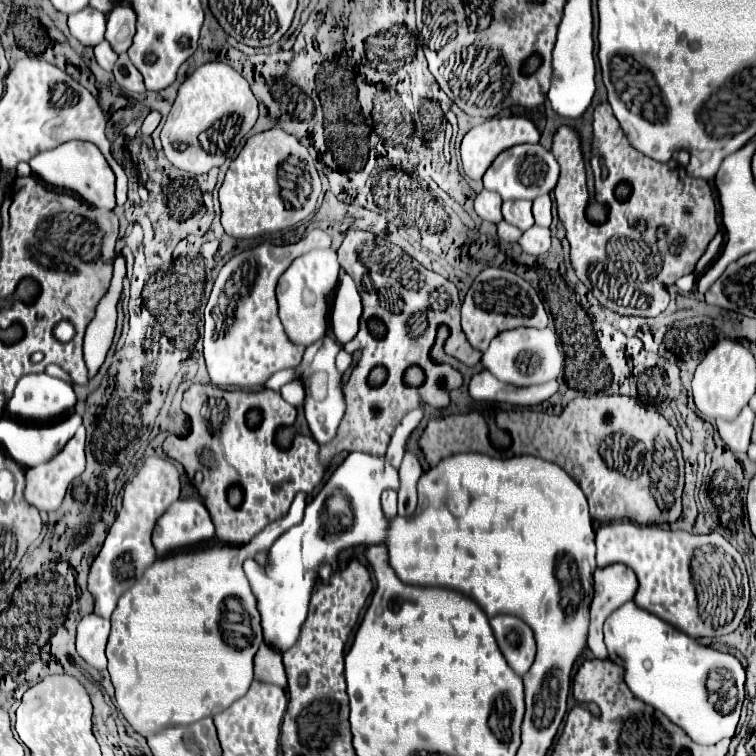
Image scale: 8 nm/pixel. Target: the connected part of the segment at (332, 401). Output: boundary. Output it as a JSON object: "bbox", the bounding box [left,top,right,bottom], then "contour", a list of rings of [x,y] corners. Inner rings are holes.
{"bbox":[296,336,346,443],"contour":[[[324,336],[322,340],[314,342],[312,346],[306,348],[302,364],[296,368],[296,374],[300,374],[304,388],[306,388],[306,400],[304,400],[304,414],[308,428],[312,432],[313,438],[319,443],[327,443],[336,435],[338,426],[344,416],[346,404],[344,404],[344,392],[342,392],[342,376],[336,372],[334,358],[342,350],[342,346],[332,340],[330,336]]]}

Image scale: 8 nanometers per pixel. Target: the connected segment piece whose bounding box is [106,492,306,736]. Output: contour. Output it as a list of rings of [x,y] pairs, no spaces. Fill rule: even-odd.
[[[298,492],[288,514],[268,524],[250,544],[208,544],[190,550],[194,554],[164,556],[120,596],[106,646],[108,672],[116,688],[116,706],[138,734],[198,722],[246,694],[252,660],[262,644],[262,626],[242,562],[259,549],[268,550],[282,532],[300,524],[304,506],[306,492]]]

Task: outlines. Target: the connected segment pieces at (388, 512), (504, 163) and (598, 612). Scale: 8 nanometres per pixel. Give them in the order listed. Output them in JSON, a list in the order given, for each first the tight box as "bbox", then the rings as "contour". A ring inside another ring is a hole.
[{"bbox":[382,490,396,520],"contour":[[[394,490],[382,492],[382,510],[388,520],[392,520],[396,516],[396,492]]]},{"bbox":[484,144,558,200],"contour":[[[520,144],[516,148],[510,148],[508,152],[502,152],[484,174],[484,188],[498,192],[502,200],[516,200],[516,198],[534,200],[540,194],[552,192],[556,182],[558,182],[558,162],[552,156],[552,152],[542,148],[540,144],[536,146]]]},{"bbox":[588,564,636,658],"contour":[[[610,564],[596,568],[594,572],[594,598],[590,604],[590,628],[588,648],[596,658],[606,658],[606,646],[602,642],[602,624],[612,610],[632,600],[636,592],[636,574],[624,564]]]}]

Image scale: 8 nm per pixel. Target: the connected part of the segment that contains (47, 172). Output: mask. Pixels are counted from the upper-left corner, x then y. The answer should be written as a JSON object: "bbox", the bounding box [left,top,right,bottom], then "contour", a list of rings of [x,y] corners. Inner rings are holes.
{"bbox":[28,142,116,210],"contour":[[[64,142],[58,148],[36,154],[28,164],[30,164],[32,172],[36,176],[40,176],[46,184],[52,184],[52,186],[64,188],[64,190],[72,190],[96,208],[112,210],[116,206],[114,204],[114,172],[108,166],[102,152],[90,142]]]}

